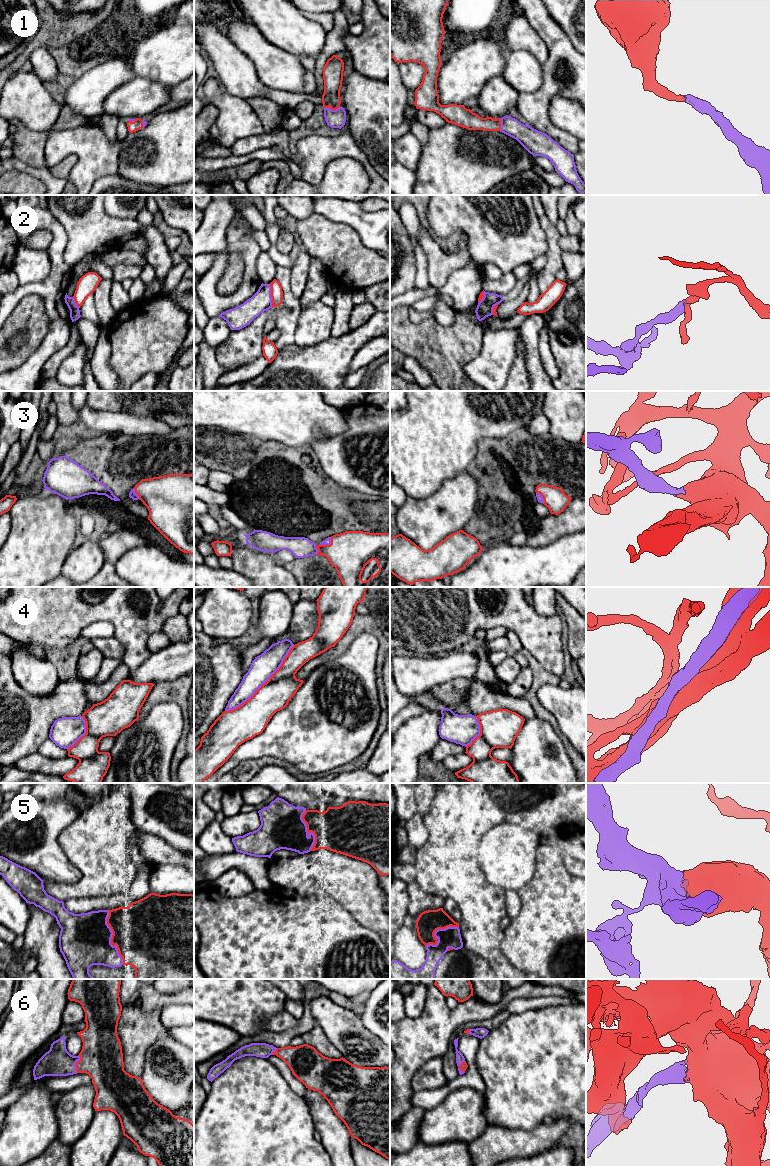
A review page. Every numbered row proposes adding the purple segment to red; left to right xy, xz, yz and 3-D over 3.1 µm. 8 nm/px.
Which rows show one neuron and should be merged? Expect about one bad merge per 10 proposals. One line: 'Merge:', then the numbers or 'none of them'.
Merge: 1, 3, 4, 5, 6

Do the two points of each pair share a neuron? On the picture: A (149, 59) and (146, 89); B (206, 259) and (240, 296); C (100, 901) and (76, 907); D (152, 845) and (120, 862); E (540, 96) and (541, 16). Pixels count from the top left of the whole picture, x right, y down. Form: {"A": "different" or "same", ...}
{"A": "different", "B": "different", "C": "same", "D": "different", "E": "same"}

